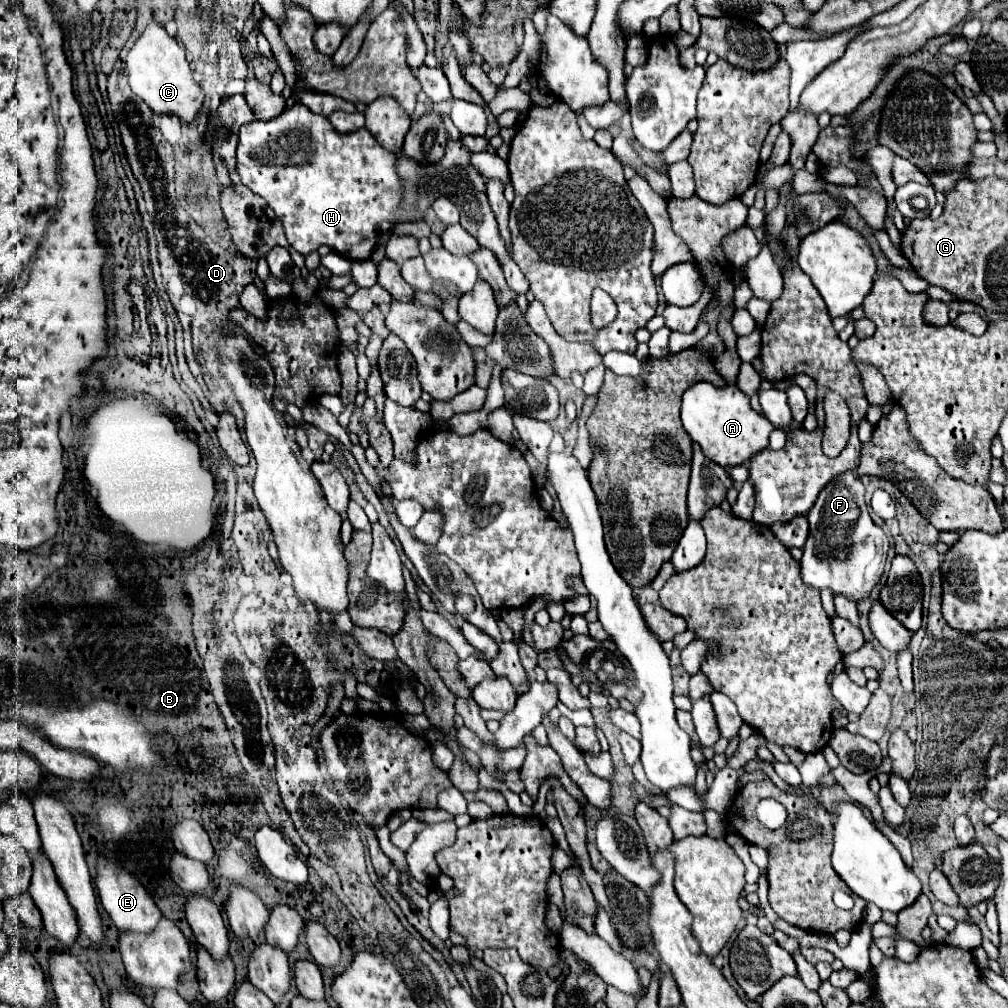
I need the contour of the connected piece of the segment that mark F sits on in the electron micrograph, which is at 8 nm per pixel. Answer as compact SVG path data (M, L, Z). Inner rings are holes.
M853 470L841 472L819 492L815 504L807 512L811 534L801 560L801 578L805 584L819 590L831 588L835 594L851 596L855 602L869 594L879 582L889 550L887 534L871 520L863 492L863 482Z

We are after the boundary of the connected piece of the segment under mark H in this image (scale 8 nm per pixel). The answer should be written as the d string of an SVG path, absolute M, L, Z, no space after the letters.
M299 102L285 108L273 120L253 120L241 128L235 170L241 184L265 198L275 210L289 244L303 256L325 244L349 260L367 260L379 242L381 222L397 222L413 216L413 212L399 208L403 186L395 172L395 154L383 148L367 128L341 134L325 116L313 114Z

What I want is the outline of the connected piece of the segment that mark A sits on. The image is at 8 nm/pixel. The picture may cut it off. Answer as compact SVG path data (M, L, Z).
M711 382L693 384L683 394L681 422L693 442L701 446L703 454L723 468L749 462L757 452L769 446L769 434L775 430L763 414L757 414L749 406L749 398L735 384L727 384L723 388L717 388Z

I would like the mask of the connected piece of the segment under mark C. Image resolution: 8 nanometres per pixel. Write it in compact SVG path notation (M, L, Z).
M151 22L131 48L125 64L129 70L131 90L139 98L143 98L155 114L177 116L181 118L181 122L191 124L201 112L205 94L201 86L193 80L189 62L185 58L185 48L175 38L171 38L163 26Z

